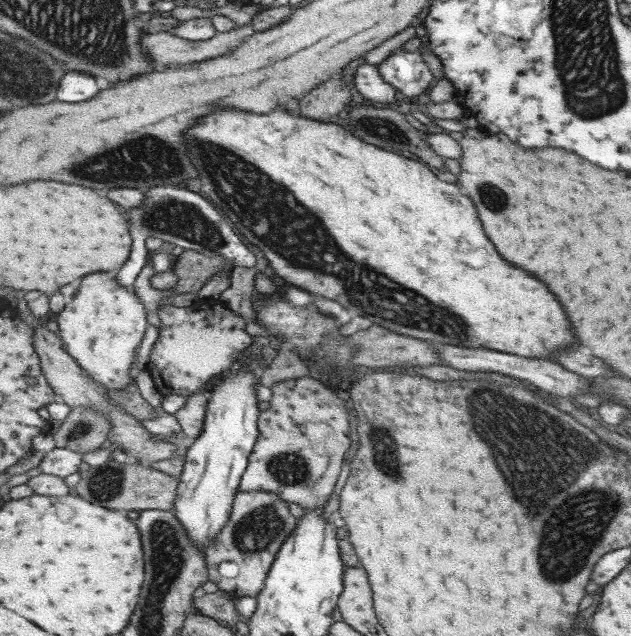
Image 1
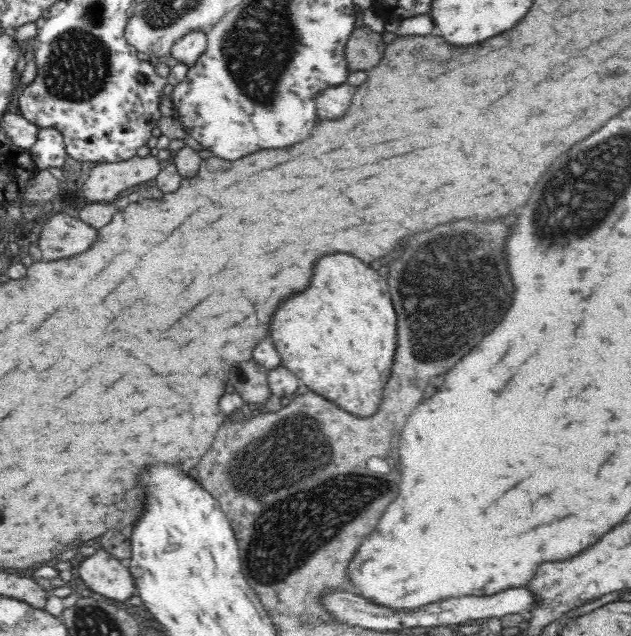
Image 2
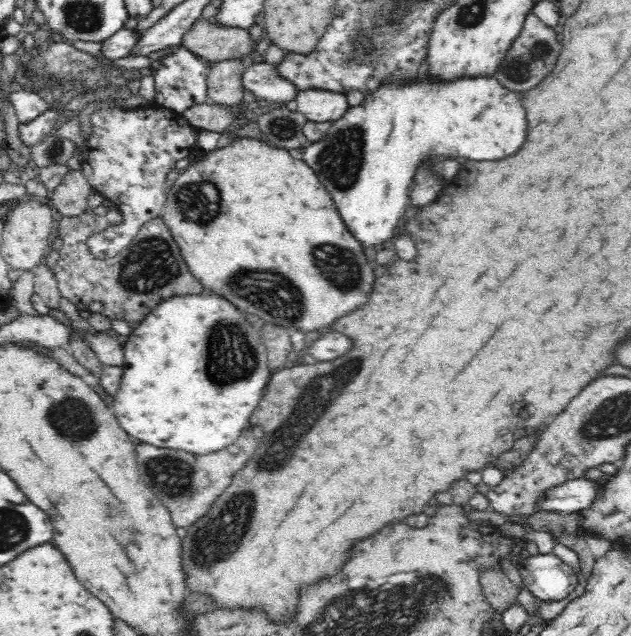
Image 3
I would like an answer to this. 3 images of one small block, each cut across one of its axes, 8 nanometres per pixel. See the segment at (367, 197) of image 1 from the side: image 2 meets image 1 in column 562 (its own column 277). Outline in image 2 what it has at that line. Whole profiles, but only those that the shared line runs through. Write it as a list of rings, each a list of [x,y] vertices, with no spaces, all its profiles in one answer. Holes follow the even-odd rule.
[[[346,252],[326,254],[314,262],[308,288],[282,300],[270,320],[270,336],[280,352],[282,364],[308,388],[336,400],[348,412],[356,412],[356,416],[376,412],[396,348],[396,314],[384,284],[384,278],[360,258]]]

